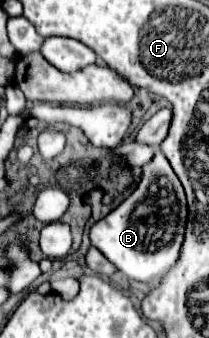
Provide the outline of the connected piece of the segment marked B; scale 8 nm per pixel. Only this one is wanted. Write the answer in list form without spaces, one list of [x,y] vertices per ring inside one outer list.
[[[159,149],[153,161],[141,169],[143,173],[137,189],[91,227],[89,239],[123,275],[135,281],[153,283],[159,281],[179,257],[187,223],[187,201],[181,181]]]

